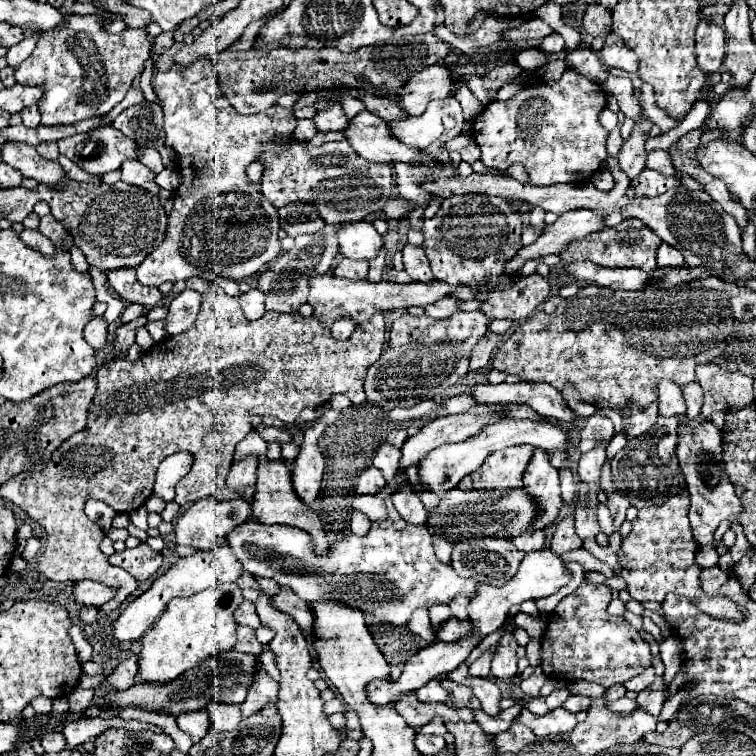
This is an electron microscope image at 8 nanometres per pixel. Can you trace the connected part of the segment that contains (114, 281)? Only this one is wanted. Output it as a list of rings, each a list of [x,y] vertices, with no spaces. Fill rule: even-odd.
[[[134,269],[108,271],[106,277],[108,277],[108,285],[128,303],[142,303],[146,307],[154,307],[162,299],[158,287],[146,287],[138,283]]]

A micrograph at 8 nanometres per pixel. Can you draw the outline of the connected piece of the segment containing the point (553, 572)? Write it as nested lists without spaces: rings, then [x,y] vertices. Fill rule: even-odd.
[[[550,549],[532,551],[522,559],[516,577],[510,579],[506,585],[502,585],[502,587],[492,587],[492,585],[484,585],[484,583],[480,585],[476,599],[472,599],[470,607],[468,607],[470,619],[472,619],[472,623],[476,623],[476,631],[480,631],[480,635],[486,637],[504,623],[512,605],[528,601],[528,599],[548,597],[548,595],[556,593],[560,587],[564,587],[570,579],[572,579],[572,573],[568,571],[568,565],[556,553],[552,553]]]

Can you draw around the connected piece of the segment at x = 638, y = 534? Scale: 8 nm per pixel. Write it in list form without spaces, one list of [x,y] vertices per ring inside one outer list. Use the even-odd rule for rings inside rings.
[[[680,487],[676,495],[670,495],[668,501],[660,507],[646,507],[638,511],[638,517],[632,521],[632,531],[622,539],[622,549],[618,561],[622,565],[622,577],[626,589],[636,601],[658,601],[662,603],[666,593],[678,593],[692,599],[698,609],[715,619],[742,619],[746,617],[746,608],[734,603],[727,597],[712,597],[700,591],[700,573],[702,567],[696,563],[698,543],[692,537],[692,525],[688,519],[690,495],[686,487]]]

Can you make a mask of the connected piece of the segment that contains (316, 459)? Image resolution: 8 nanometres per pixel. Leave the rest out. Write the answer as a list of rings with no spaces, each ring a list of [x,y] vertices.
[[[328,409],[318,421],[314,421],[306,433],[304,441],[300,445],[300,453],[292,463],[292,485],[298,497],[306,503],[312,505],[316,497],[320,495],[322,489],[322,475],[324,475],[324,457],[318,451],[318,439],[324,433],[324,429],[334,421],[336,411]]]

